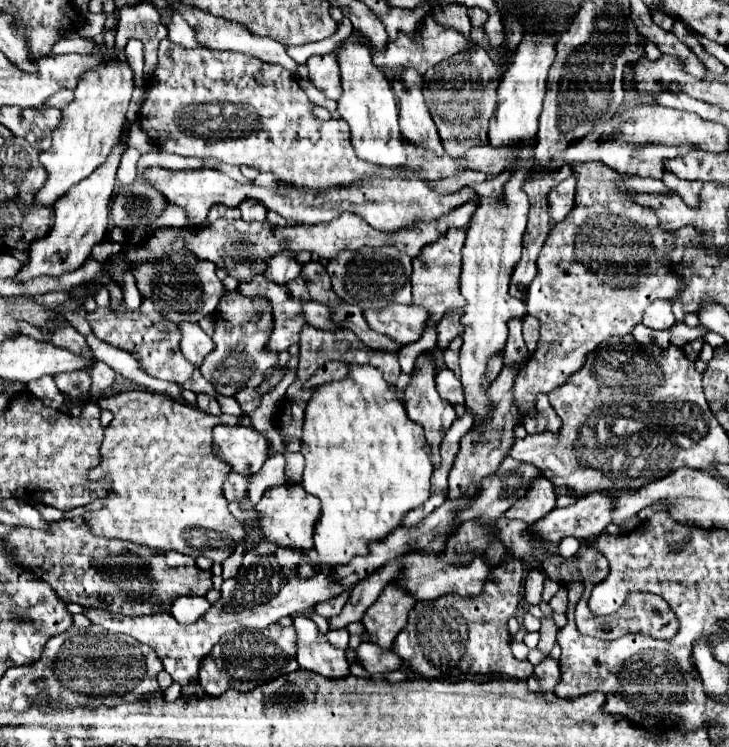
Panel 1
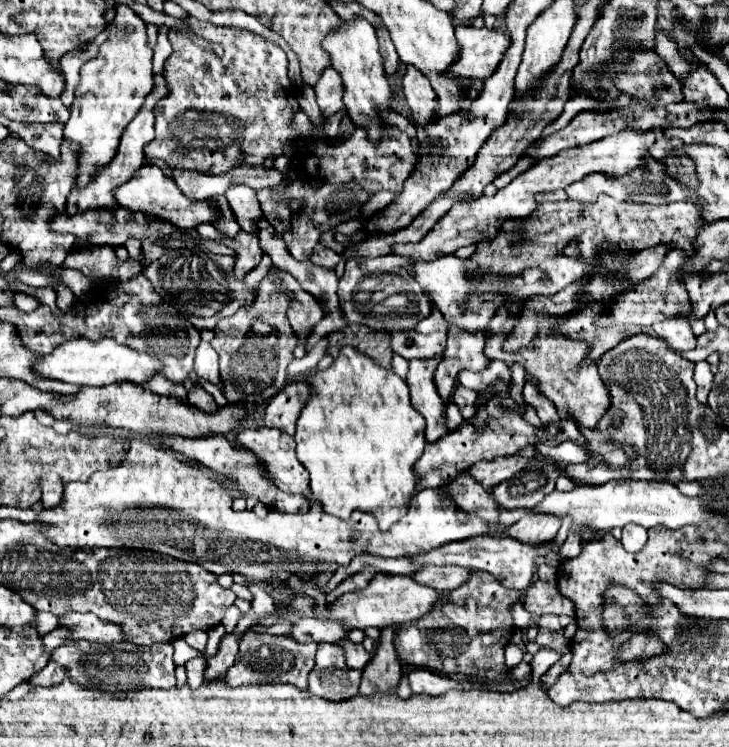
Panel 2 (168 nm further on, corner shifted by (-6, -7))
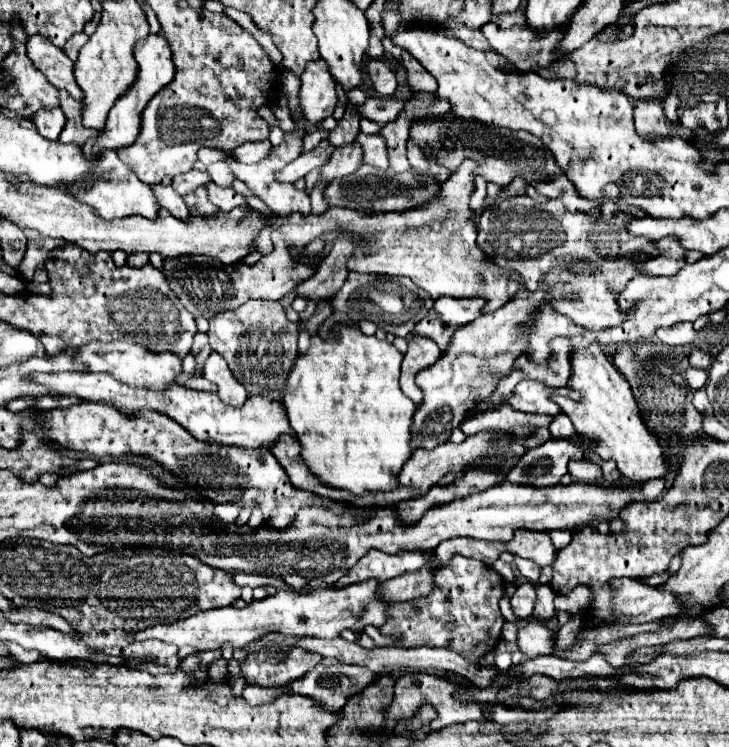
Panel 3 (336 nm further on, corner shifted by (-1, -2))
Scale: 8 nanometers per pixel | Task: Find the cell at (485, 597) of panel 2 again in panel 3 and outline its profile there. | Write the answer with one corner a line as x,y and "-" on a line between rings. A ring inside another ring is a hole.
455,554
447,566
435,568
435,590
419,600
405,602
401,606
389,606
387,622
379,628
381,634
401,638
399,646
415,648
447,648
463,656
493,652
501,640
503,614
499,612
499,600
505,596
505,582
491,570
491,566

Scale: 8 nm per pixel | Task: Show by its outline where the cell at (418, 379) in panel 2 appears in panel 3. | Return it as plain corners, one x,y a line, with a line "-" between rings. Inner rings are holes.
409,338
407,342
409,342
409,350
403,356
403,364
401,364
401,390
415,404
419,404
423,394
415,384
415,376
423,368
433,366
441,358
441,350
439,346
435,346
435,342
431,342
431,338

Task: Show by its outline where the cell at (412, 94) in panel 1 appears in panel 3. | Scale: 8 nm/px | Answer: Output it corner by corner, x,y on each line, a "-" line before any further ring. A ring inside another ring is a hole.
403,52
401,54
401,62
403,68
407,70
407,84
411,86
413,92
435,92
435,78
431,78
431,74
427,74
427,70
423,70
423,66
419,66
417,58
411,58
411,54

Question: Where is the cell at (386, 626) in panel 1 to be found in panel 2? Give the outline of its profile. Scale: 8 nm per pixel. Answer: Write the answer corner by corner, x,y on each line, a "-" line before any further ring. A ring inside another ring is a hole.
382,627
380,641
372,661
362,671
360,695
376,695
376,693
394,693
400,677
402,665
394,649
394,633
396,627

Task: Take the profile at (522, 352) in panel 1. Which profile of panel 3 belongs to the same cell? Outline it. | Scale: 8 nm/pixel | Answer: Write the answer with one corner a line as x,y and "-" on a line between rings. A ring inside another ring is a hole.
555,416
553,424
549,426
549,432
553,438
571,438
575,436
575,428
567,416

